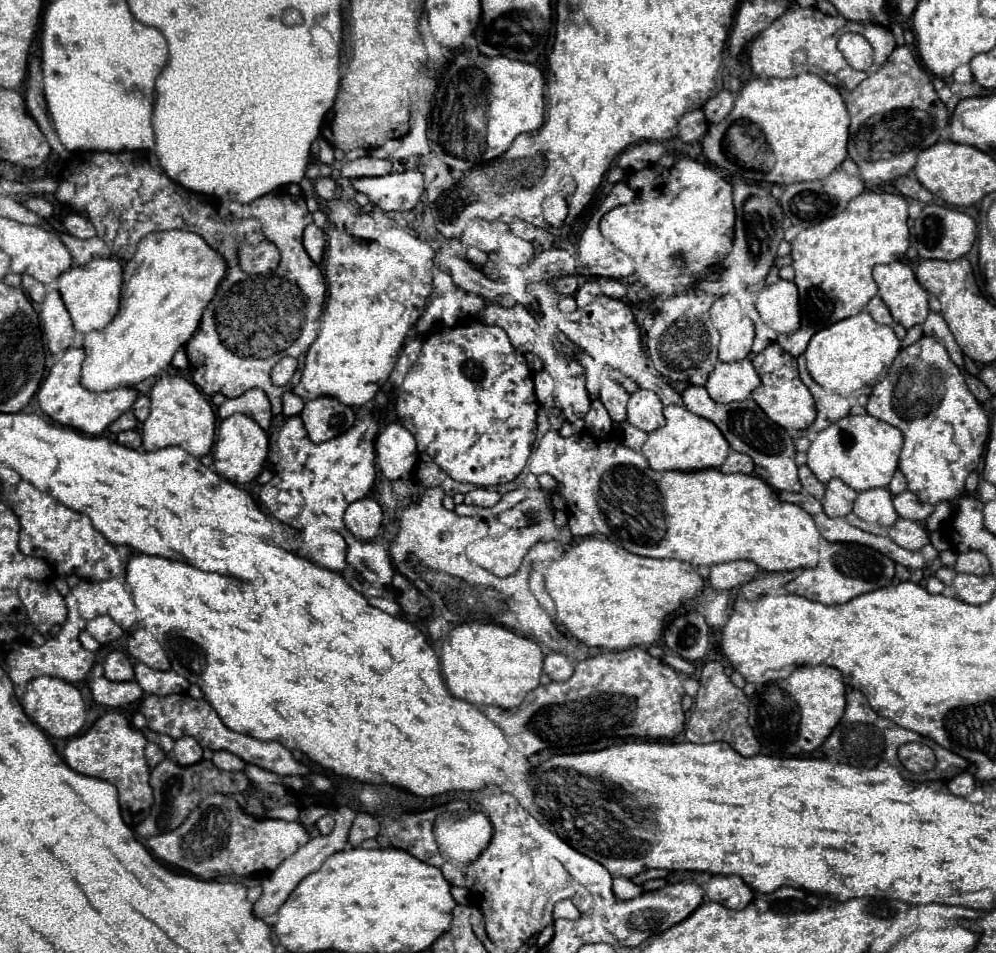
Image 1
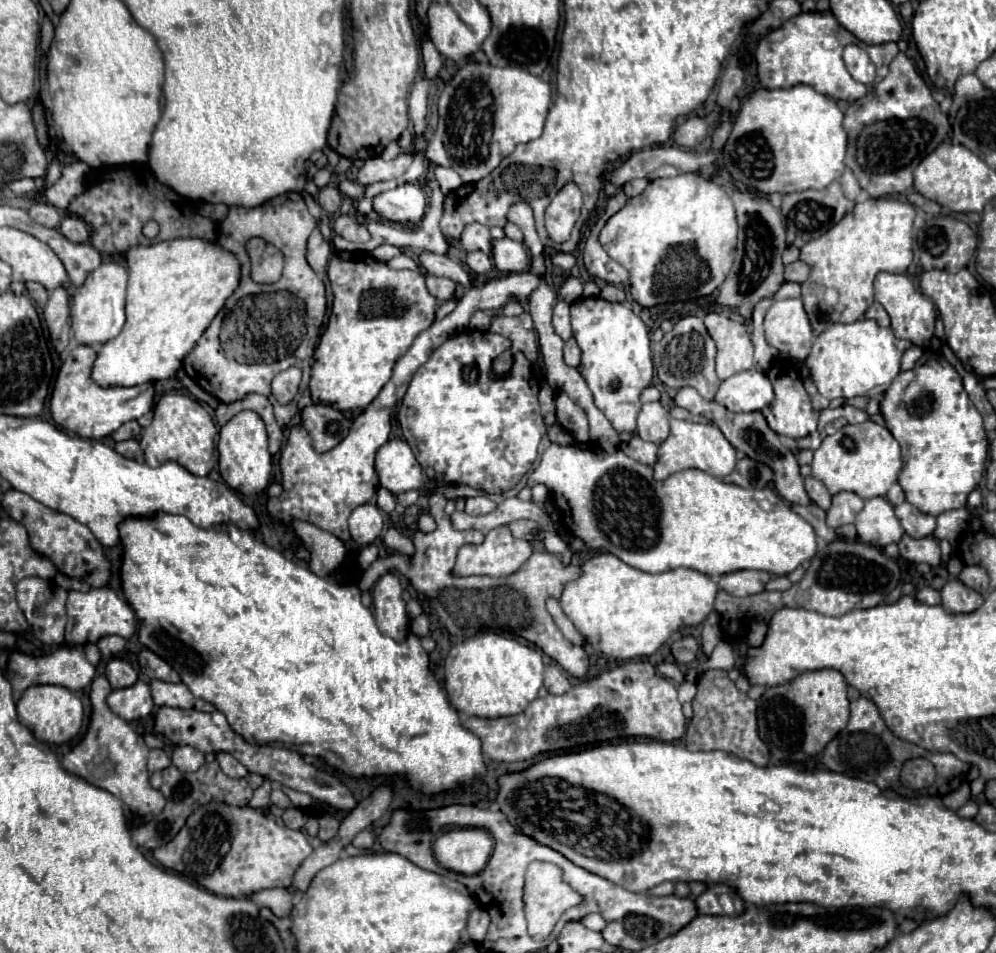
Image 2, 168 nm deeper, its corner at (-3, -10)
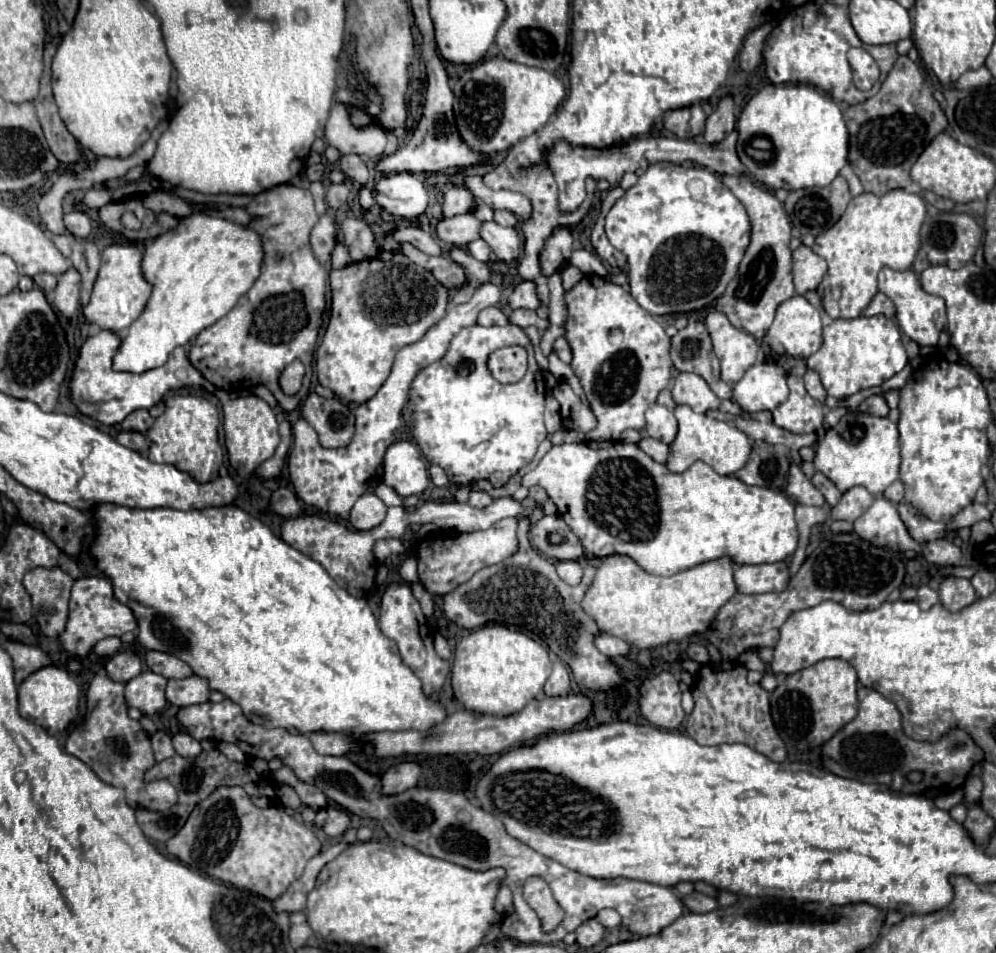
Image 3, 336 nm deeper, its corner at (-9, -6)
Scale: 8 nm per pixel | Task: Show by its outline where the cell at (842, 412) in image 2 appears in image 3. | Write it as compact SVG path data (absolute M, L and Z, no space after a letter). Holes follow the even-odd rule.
M870 395L860 407L858 411L864 411L864 413L870 413L870 415L878 415L878 417L886 417L888 415L888 403L884 399L884 395Z

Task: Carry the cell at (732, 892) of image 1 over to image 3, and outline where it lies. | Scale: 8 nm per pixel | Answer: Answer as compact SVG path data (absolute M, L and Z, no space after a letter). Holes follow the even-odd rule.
M694 891L692 895L682 897L682 903L684 903L684 907L686 907L690 913L708 913L708 911L712 911L712 909L718 907L718 903L716 903L714 897L702 895L702 893L698 893L698 891Z

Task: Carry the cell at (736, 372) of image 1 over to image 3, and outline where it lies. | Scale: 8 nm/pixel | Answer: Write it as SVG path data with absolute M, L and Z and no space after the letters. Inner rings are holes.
M760 363L750 367L732 389L734 401L742 407L742 411L772 411L788 397L786 371L778 363Z

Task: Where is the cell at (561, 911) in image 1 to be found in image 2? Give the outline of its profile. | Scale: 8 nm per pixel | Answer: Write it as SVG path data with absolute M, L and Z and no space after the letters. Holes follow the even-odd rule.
M590 913L590 915L582 917L582 919L580 919L580 923L582 923L586 929L592 929L592 931L602 931L602 929L606 927L604 919L602 919L598 913Z

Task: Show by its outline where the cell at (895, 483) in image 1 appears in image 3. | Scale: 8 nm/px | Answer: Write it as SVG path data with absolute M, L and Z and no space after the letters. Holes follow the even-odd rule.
M894 481L886 491L884 491L884 497L892 503L900 503L904 499L904 485L900 481Z

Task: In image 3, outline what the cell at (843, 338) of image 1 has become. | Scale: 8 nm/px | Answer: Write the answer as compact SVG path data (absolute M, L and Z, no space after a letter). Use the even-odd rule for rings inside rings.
M884 315L834 319L828 327L824 327L822 347L808 357L808 367L818 371L824 389L836 399L844 399L862 389L882 385L892 375L900 373L906 363L908 355L900 339L900 329L892 319Z

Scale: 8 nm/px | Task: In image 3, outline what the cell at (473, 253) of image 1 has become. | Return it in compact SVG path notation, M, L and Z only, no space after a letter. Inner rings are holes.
M482 239L472 241L472 243L468 245L468 253L470 253L474 259L478 259L478 261L488 261L488 259L490 259L490 247L488 247L488 243L482 241Z

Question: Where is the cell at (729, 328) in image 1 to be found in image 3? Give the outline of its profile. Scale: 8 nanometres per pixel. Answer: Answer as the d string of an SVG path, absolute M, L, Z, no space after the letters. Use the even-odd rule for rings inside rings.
M718 311L708 313L706 329L710 333L714 353L720 359L722 379L734 385L738 379L742 379L746 369L756 361L758 343L750 333L736 329L726 319L726 315Z

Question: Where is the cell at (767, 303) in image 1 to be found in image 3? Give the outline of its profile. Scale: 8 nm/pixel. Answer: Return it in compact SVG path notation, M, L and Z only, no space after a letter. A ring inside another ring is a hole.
M794 295L788 301L784 301L778 311L772 327L768 329L764 343L770 347L772 353L778 355L792 355L800 359L808 359L812 353L816 353L822 345L822 321L820 321L820 311L812 307L804 297Z

